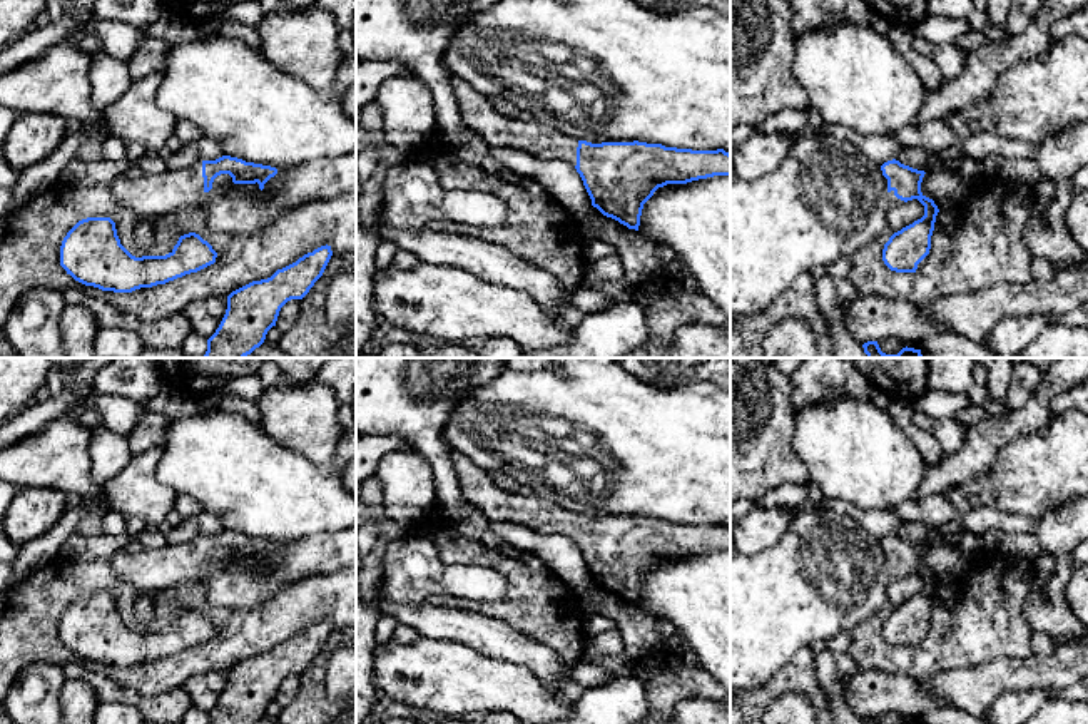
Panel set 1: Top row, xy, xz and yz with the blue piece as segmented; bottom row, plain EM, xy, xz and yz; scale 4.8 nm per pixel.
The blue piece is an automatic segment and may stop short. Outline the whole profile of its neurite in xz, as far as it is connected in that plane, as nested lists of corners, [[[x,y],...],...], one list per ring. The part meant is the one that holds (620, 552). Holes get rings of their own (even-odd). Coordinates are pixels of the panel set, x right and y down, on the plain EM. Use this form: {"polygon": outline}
{"polygon": [[[448,451],[465,500],[488,522],[568,537],[580,548],[592,580],[628,604],[638,605],[643,579],[658,562],[730,550],[730,528],[724,523],[692,525],[638,515],[578,515],[530,492],[508,493],[466,455]]]}

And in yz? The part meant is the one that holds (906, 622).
{"polygon": [[[896,533],[884,537],[881,545],[892,580],[913,574],[918,574],[924,580],[924,590],[894,607],[882,624],[882,635],[891,645],[916,647],[918,639],[929,629],[939,584],[933,574],[921,567],[924,545],[904,540]]]}

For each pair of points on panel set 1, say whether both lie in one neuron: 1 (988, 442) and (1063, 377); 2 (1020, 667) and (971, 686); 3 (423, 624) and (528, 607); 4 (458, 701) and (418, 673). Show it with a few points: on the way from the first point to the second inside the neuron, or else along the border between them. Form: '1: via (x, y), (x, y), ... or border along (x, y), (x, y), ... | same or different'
1: via (1006, 427), (1016, 423), (1045, 395) | same
2: via (1008, 674), (983, 684) | same
3: border along (445, 606), (478, 611), (507, 622), (518, 632) | different
4: via (448, 691), (428, 674) | same

